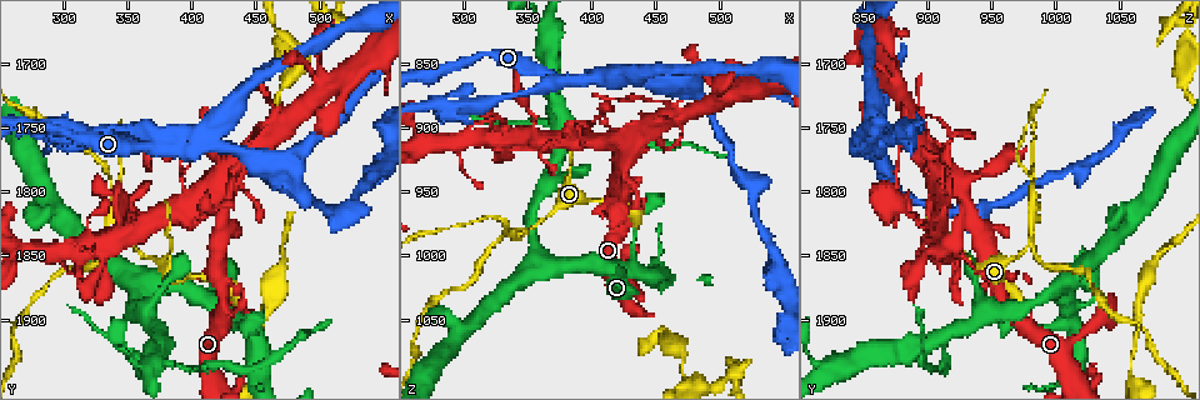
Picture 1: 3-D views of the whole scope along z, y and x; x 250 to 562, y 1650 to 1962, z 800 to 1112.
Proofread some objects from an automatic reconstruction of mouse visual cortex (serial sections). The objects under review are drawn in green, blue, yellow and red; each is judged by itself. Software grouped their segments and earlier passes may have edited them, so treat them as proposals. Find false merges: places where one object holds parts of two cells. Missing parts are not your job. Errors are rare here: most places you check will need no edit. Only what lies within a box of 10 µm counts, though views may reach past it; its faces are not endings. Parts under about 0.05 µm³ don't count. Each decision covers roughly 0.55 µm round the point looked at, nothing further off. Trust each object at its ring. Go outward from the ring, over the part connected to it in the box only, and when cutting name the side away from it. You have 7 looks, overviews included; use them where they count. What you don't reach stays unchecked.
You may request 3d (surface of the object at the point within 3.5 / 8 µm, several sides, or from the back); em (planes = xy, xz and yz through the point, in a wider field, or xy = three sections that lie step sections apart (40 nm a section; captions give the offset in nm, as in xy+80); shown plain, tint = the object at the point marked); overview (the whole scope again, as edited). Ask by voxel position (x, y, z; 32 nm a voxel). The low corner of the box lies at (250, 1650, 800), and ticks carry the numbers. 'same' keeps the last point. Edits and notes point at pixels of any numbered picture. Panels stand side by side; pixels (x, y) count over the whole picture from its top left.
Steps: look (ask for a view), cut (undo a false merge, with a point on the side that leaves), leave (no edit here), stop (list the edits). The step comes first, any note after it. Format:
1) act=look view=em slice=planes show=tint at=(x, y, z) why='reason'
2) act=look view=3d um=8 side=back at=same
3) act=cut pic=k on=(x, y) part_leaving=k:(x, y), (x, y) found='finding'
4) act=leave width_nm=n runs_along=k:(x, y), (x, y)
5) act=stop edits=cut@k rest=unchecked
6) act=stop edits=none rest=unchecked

act=look view=3d um=8 side=back at=(366, 1786, 922) why='thin neck'

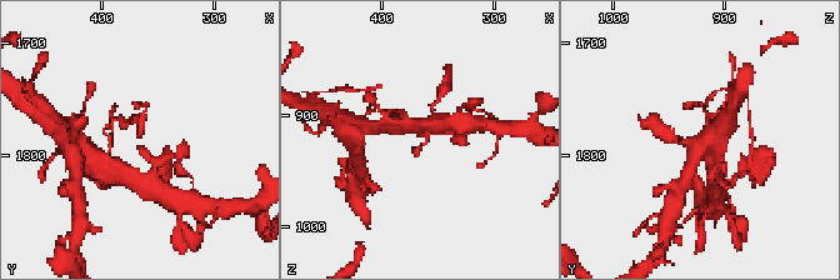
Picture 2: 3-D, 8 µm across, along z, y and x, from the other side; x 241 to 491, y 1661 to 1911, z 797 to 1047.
act=look view=3d um=3.5 at=same why='closer look'

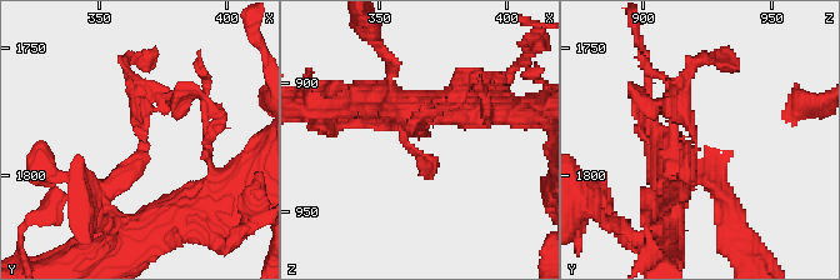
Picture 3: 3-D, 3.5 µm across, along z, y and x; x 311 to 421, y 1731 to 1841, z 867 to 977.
act=look view=em slice=xy step=5 show=tint at=(366, 1785, 920) why='now the EM'

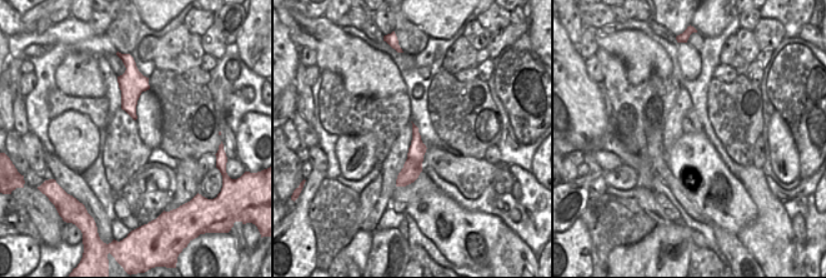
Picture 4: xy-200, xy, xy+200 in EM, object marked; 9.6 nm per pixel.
act=leave runs_along=4:(415, 130), (414, 164), (399, 183) found='all the same cell'

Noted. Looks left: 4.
act=look view=3d um=3.5 at=(466, 1750, 890) why='side arm on a straight run'

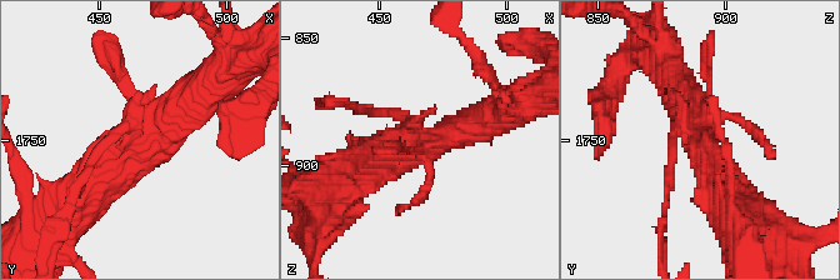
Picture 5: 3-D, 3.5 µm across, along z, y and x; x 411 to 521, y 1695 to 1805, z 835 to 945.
act=look view=em slice=planes show=tint at=(466, 1749, 890) why='shape alone is not enough'

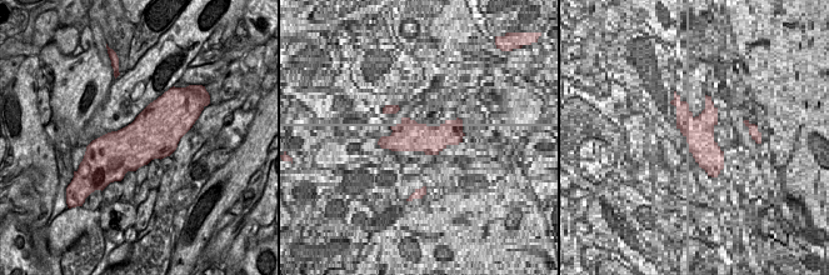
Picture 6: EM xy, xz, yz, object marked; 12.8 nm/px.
act=leave runs_along=5:(84, 200), (153, 124), (203, 93) found='one cell here'

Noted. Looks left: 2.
act=look view=3d um=3.5 side=back at=(342, 1820, 984) why='two arms in line, one across'

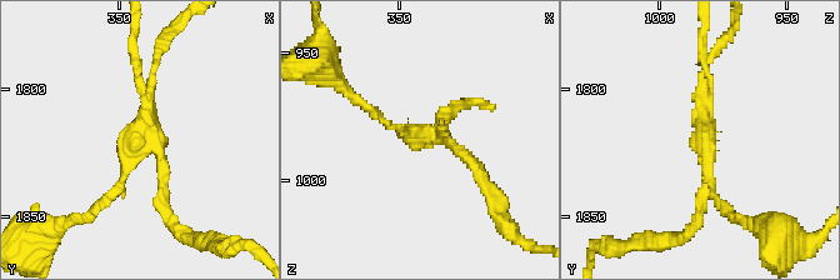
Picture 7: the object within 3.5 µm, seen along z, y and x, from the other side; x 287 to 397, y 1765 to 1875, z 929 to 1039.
act=look view=em slice=xy step=3 show=tint at=(343, 1822, 982) arms=3 arm_widths_nm=100,150,150

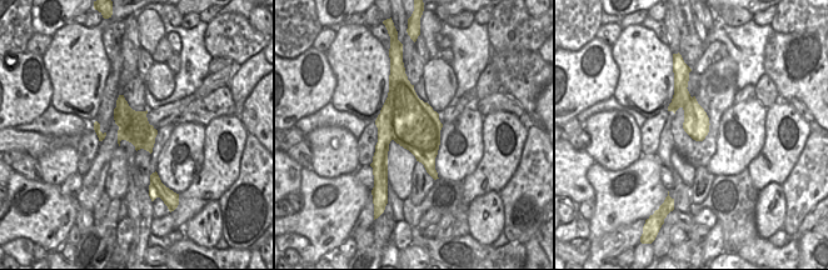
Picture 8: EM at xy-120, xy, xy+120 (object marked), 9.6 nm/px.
act=cut pic=7 on=(164, 193) part_leaving=7:(154, 144), (165, 216), (196, 240) found='a second cell is stuck on'

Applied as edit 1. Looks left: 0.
act=stop edits=cut@7 rest=unchecked

